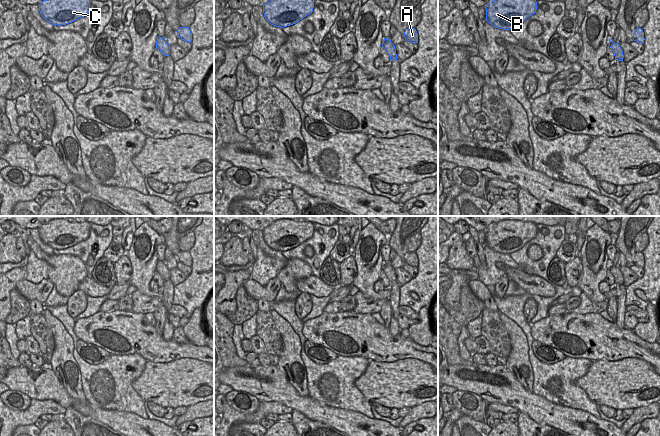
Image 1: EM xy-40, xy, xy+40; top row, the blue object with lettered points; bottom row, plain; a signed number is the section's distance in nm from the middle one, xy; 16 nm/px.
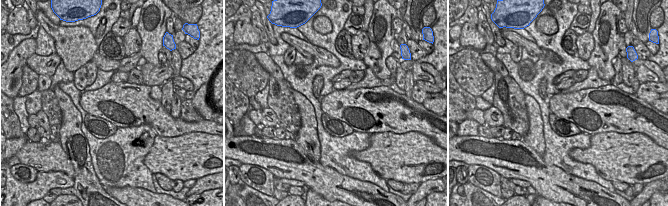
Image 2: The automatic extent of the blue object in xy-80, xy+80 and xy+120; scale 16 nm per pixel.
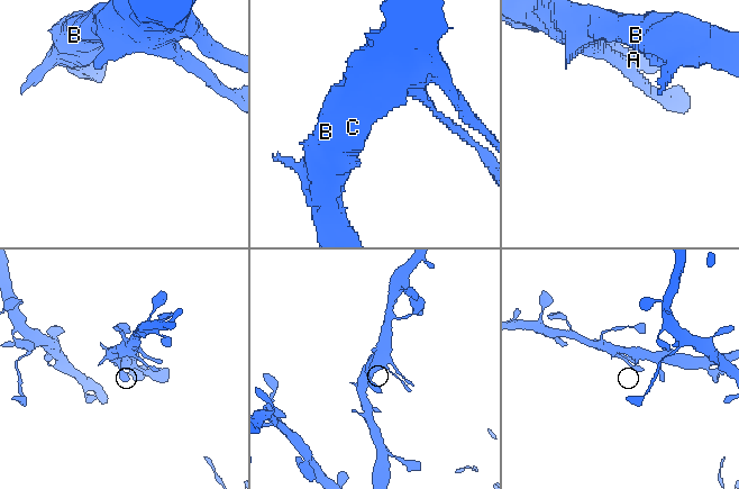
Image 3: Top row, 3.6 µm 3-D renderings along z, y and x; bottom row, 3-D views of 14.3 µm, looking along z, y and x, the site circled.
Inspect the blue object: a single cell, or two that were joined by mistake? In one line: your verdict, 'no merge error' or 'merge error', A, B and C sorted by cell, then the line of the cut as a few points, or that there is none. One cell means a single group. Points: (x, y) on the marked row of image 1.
no merge error; A B C; no cut

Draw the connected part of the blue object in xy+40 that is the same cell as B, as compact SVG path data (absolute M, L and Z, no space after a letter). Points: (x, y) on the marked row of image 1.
M493 0L486 6L486 21L492 26L510 30L521 25L537 10L536 0Z

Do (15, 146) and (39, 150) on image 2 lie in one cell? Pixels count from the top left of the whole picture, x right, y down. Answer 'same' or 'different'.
different

